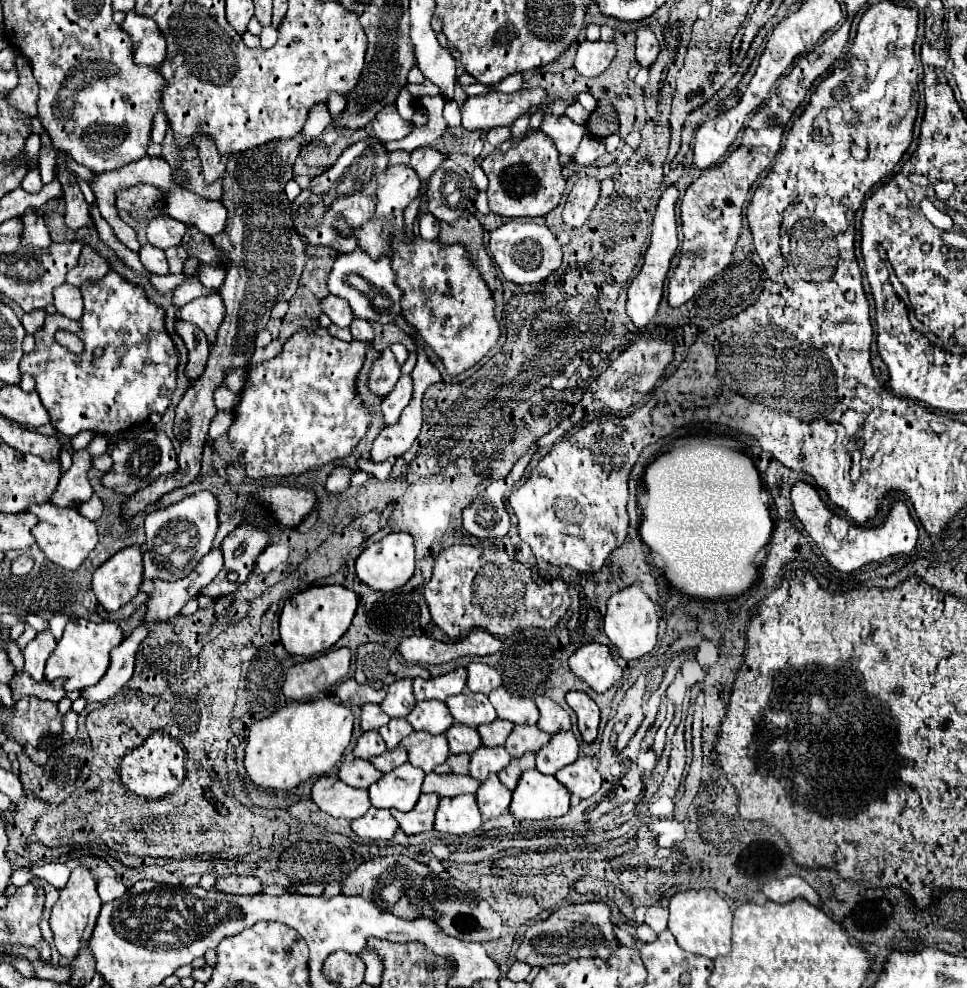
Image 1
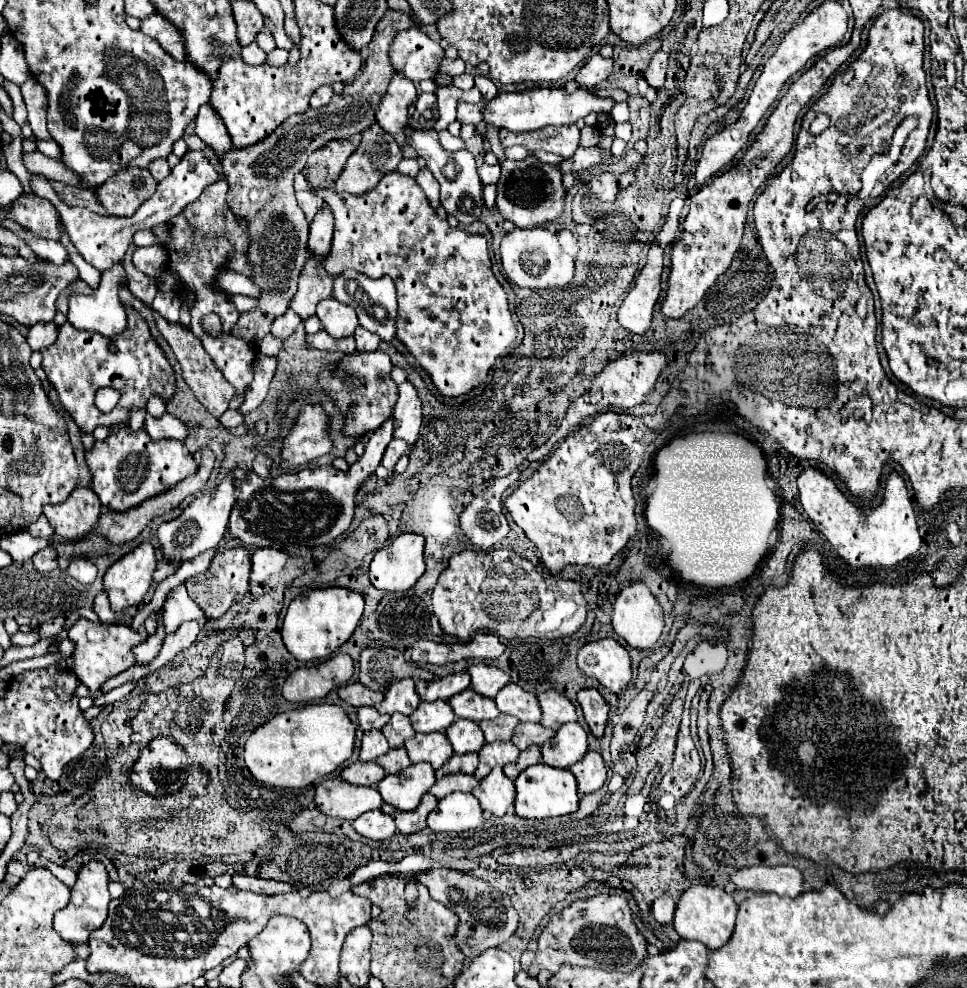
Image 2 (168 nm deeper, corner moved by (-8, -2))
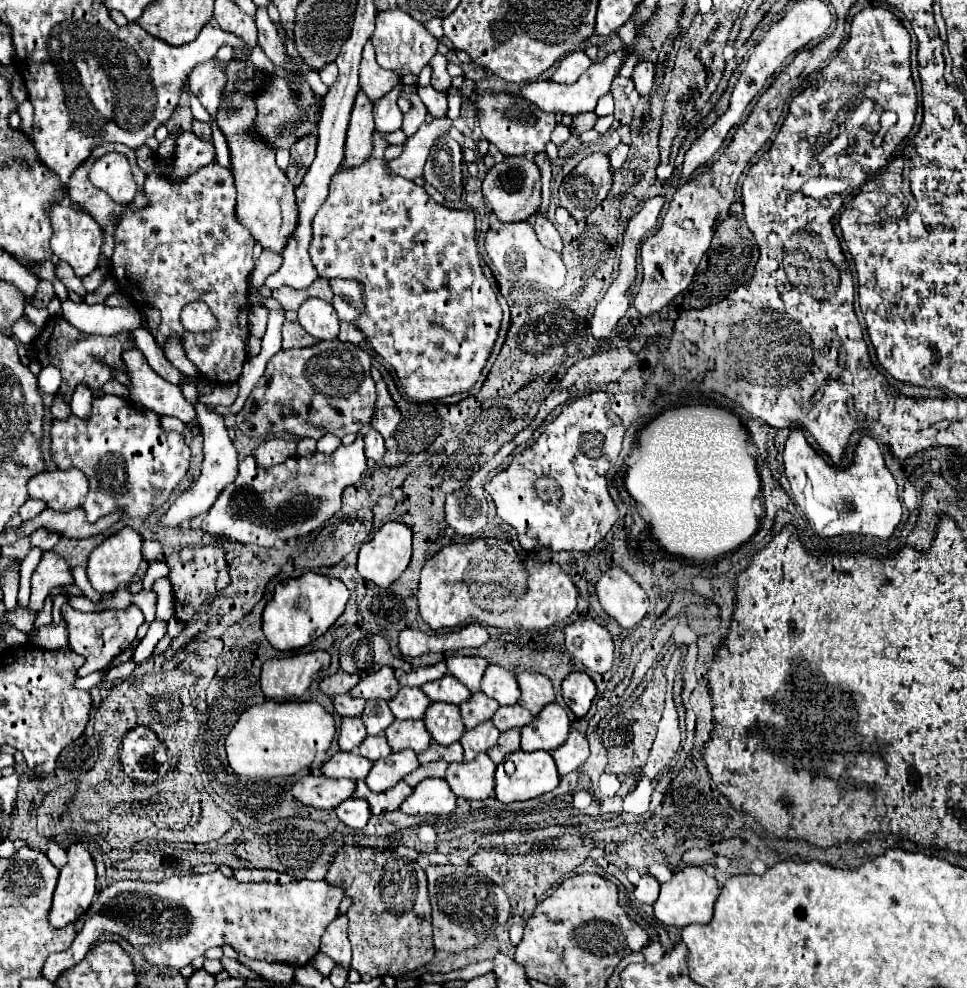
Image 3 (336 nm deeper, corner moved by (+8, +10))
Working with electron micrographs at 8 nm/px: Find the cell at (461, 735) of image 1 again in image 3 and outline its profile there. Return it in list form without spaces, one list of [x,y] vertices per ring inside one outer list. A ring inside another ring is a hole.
[[[434,702],[428,706],[424,714],[424,724],[434,738],[434,742],[448,746],[462,738],[466,732],[458,706],[452,706],[448,702]]]

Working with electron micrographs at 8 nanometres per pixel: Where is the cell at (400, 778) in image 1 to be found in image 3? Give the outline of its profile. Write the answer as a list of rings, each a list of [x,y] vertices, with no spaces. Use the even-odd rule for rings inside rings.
[[[412,750],[392,752],[388,758],[374,762],[374,766],[366,778],[366,784],[374,792],[384,792],[384,790],[392,788],[396,782],[400,782],[406,774],[416,770],[418,766],[420,764],[418,764],[416,752],[412,752]]]

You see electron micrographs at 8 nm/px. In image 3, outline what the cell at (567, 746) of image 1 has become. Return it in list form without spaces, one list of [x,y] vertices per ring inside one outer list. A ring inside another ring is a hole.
[[[552,702],[544,706],[542,712],[522,728],[522,750],[554,752],[560,744],[564,744],[568,732],[570,732],[570,720],[566,710],[560,704]]]

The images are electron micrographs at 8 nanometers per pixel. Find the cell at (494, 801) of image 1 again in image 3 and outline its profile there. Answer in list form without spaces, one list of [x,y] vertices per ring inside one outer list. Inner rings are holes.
[[[478,754],[472,762],[450,764],[446,782],[460,798],[484,800],[494,790],[494,770],[496,764],[486,754]]]

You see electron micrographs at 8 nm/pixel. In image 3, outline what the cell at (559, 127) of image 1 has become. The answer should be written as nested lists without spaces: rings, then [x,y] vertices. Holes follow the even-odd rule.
[[[484,92],[484,94],[472,94],[470,104],[478,112],[480,130],[484,138],[494,144],[504,156],[526,156],[526,154],[538,154],[544,152],[544,146],[550,142],[550,134],[556,128],[554,114],[548,114],[534,104],[528,104],[528,100],[522,100],[522,96],[508,94],[508,92]]]

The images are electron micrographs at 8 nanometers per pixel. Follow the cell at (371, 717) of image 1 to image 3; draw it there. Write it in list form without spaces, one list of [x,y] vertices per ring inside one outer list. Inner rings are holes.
[[[342,694],[342,696],[332,698],[332,704],[334,704],[334,710],[336,710],[340,716],[360,716],[362,710],[364,710],[366,700],[362,700],[362,698],[352,698],[352,696],[348,696],[348,694]]]

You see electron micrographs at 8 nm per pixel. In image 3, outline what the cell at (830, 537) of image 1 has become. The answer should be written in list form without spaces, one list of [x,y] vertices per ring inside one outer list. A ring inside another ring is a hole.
[[[796,428],[790,432],[786,446],[784,446],[784,468],[786,468],[786,476],[790,480],[796,504],[804,508],[804,512],[812,520],[812,528],[822,538],[838,536],[838,534],[870,534],[870,536],[878,536],[878,538],[888,538],[888,536],[892,536],[894,528],[898,526],[898,522],[902,518],[902,506],[900,506],[898,492],[896,492],[896,480],[892,478],[890,470],[884,464],[878,442],[870,436],[860,438],[860,442],[854,448],[852,464],[848,468],[834,468],[806,442],[806,436],[802,434],[802,430]],[[848,500],[854,506],[852,512],[844,510],[844,502],[848,502]]]

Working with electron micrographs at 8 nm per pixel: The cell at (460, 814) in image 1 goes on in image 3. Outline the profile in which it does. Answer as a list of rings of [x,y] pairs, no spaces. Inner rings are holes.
[[[428,778],[422,780],[412,796],[408,796],[402,804],[400,810],[404,814],[436,814],[436,816],[446,816],[456,808],[456,796],[448,788],[446,780],[440,778]]]

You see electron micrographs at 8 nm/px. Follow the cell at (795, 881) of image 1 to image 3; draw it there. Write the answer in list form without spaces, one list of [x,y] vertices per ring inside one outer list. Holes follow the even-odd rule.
[[[686,850],[682,854],[682,862],[688,866],[706,866],[712,864],[712,852],[710,850]]]

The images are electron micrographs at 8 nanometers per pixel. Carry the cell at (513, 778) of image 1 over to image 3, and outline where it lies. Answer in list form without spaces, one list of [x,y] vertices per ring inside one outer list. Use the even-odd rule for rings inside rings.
[[[510,728],[508,732],[502,732],[502,734],[500,734],[496,746],[492,746],[492,748],[488,750],[488,756],[490,756],[496,764],[500,764],[506,754],[516,752],[516,750],[520,750],[520,728]]]

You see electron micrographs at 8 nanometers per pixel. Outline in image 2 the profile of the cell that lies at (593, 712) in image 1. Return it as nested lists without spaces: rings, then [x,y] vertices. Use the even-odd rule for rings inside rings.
[[[588,688],[588,690],[580,690],[578,692],[578,702],[582,706],[584,718],[592,730],[592,734],[596,738],[602,738],[606,722],[608,722],[608,704],[606,700],[600,696],[598,690]]]

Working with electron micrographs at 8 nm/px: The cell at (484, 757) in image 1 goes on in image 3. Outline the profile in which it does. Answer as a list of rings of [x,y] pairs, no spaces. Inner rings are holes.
[[[490,720],[484,724],[478,724],[472,730],[466,730],[464,736],[460,738],[460,744],[464,748],[464,760],[474,760],[476,754],[492,748],[496,744],[498,736],[500,736],[500,732]]]

